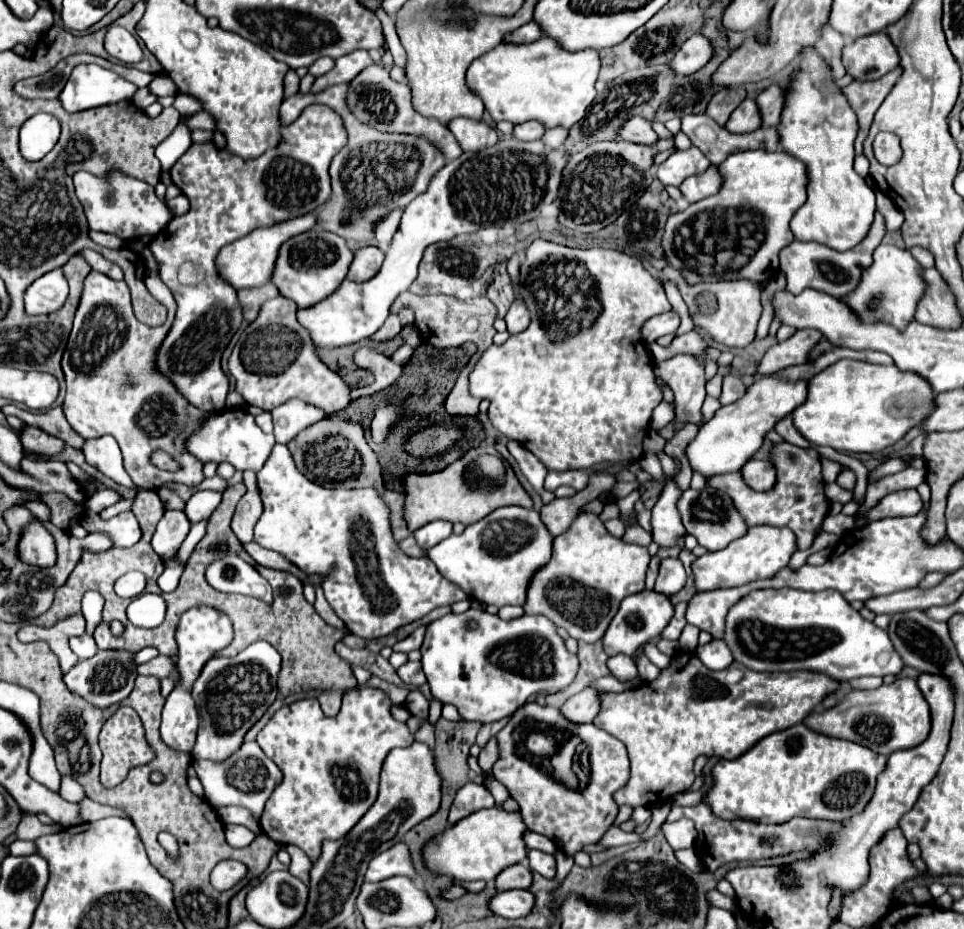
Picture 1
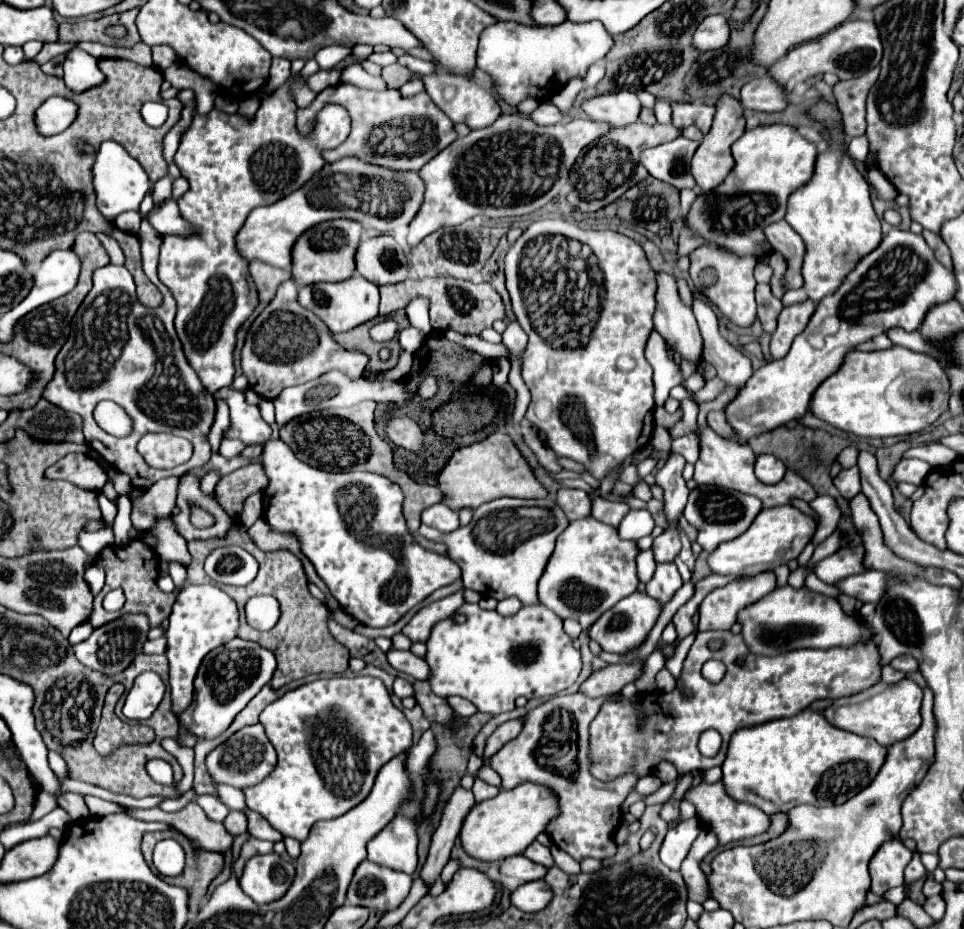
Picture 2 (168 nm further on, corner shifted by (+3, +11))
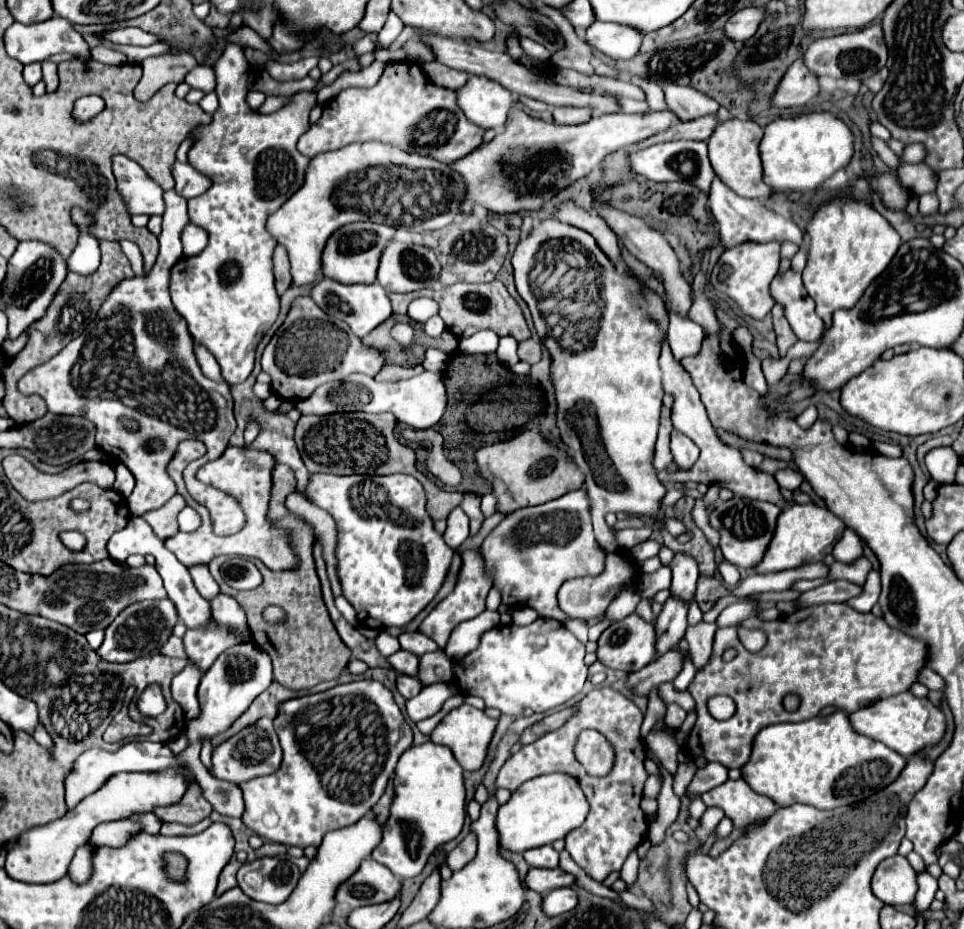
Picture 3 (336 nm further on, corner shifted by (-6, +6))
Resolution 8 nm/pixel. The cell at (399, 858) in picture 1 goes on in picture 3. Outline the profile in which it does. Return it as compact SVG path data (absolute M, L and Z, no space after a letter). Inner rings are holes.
M427 741L423 745L409 747L401 755L393 775L393 787L395 797L391 811L383 825L381 841L373 849L371 857L391 869L395 877L409 879L423 871L427 859L437 847L461 833L465 821L463 767L455 761L449 747Z

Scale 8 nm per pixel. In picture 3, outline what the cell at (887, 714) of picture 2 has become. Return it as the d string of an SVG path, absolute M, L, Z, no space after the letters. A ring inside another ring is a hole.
M909 691L871 703L851 713L849 719L851 719L853 729L857 729L857 733L885 743L889 749L897 751L903 757L913 757L927 747L939 745L947 729L945 715L929 699L917 699Z

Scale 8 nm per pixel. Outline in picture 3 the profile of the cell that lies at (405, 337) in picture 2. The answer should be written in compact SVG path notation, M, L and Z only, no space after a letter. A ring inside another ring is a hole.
M433 315L433 317L425 323L425 333L431 335L431 337L441 335L443 331L445 331L445 323L443 323L443 319L441 319L439 315Z

